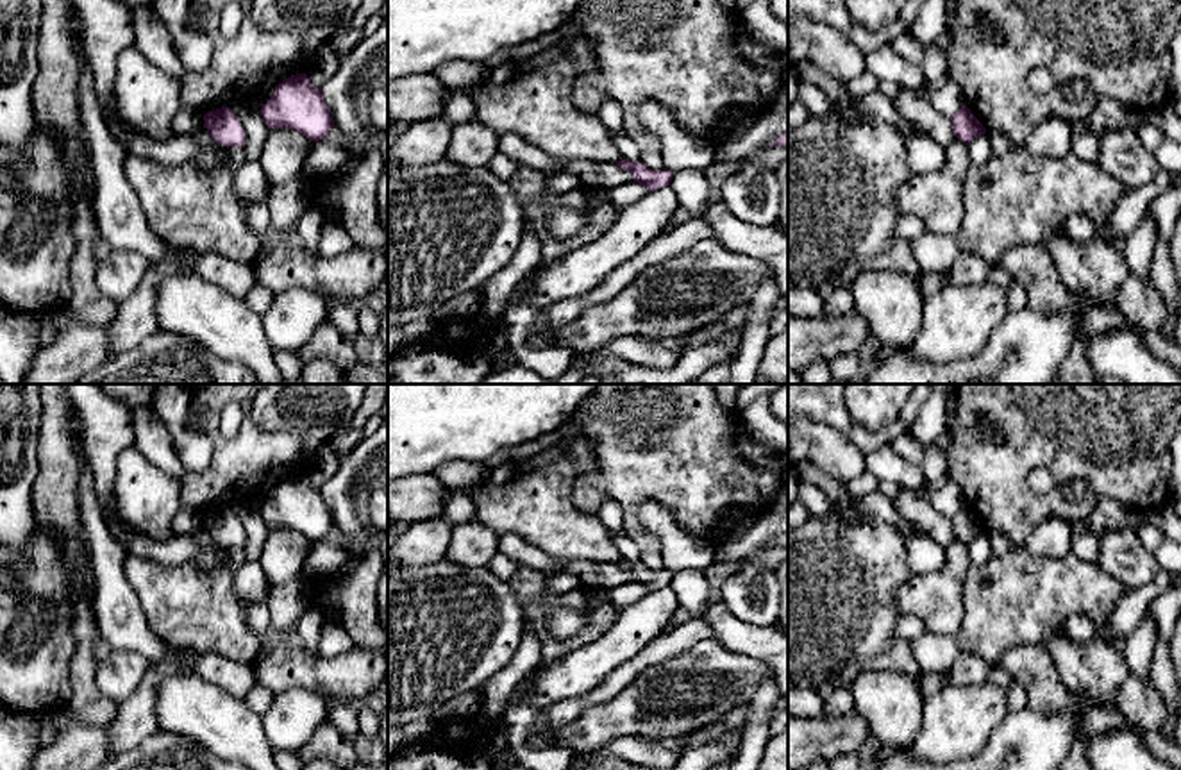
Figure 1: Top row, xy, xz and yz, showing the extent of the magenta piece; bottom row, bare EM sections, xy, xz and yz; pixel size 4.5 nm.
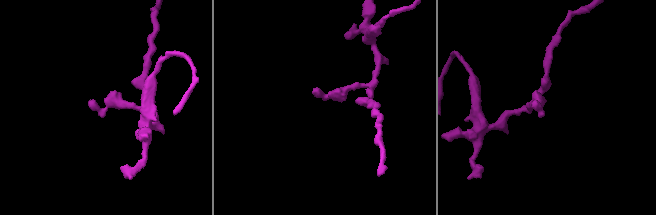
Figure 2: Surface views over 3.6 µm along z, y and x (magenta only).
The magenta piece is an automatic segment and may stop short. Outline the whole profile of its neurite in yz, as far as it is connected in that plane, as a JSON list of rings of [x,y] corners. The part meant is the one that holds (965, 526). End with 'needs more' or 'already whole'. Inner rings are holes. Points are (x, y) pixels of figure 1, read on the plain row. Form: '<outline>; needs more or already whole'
[[[963,506],[951,520],[954,536],[965,545],[986,532],[983,523],[972,515],[967,506]]]; already whole

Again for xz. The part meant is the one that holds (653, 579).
[[[620,557],[616,565],[629,572],[636,584],[645,586],[649,591],[656,591],[663,586],[670,586],[674,573],[666,568],[663,570],[650,570],[641,561],[632,563],[625,557]]]; already whole

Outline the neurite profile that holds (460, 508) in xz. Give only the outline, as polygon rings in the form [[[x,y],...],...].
[[[452,490],[445,500],[445,518],[452,525],[477,520],[475,502],[466,490]]]

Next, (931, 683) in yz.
[[[949,670],[931,672],[920,675],[920,690],[924,700],[945,688]]]

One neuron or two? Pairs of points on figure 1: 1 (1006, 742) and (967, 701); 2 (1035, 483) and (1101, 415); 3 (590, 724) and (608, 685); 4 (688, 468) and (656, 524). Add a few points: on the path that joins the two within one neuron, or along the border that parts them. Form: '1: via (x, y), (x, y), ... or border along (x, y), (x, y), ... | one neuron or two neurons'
1: border along (1008, 713), (979, 751) | two neurons
2: border along (1026, 476), (1035, 468), (1044, 468), (1055, 485) | two neurons
3: border along (633, 679), (613, 697), (588, 706), (563, 726) | two neurons
4: border along (640, 506), (660, 504), (697, 536) | two neurons

